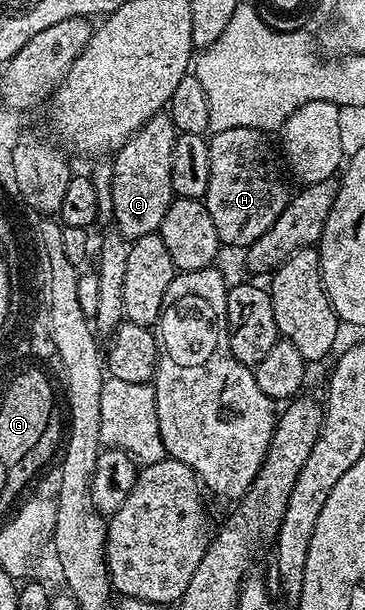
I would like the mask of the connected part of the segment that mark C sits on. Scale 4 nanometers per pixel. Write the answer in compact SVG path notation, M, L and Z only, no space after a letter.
M168 112L157 113L135 135L123 143L123 147L118 149L112 158L114 167L113 177L113 197L114 197L114 217L112 224L116 232L122 233L126 241L132 243L137 241L143 235L151 235L158 232L163 223L163 215L167 215L167 207L171 207L175 196L171 187L171 151L175 151L175 143L179 134Z

